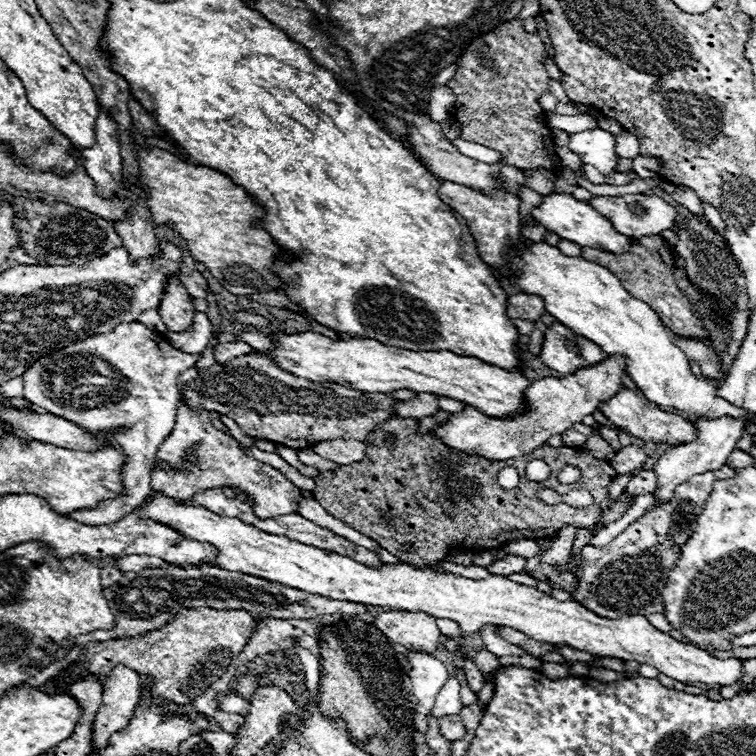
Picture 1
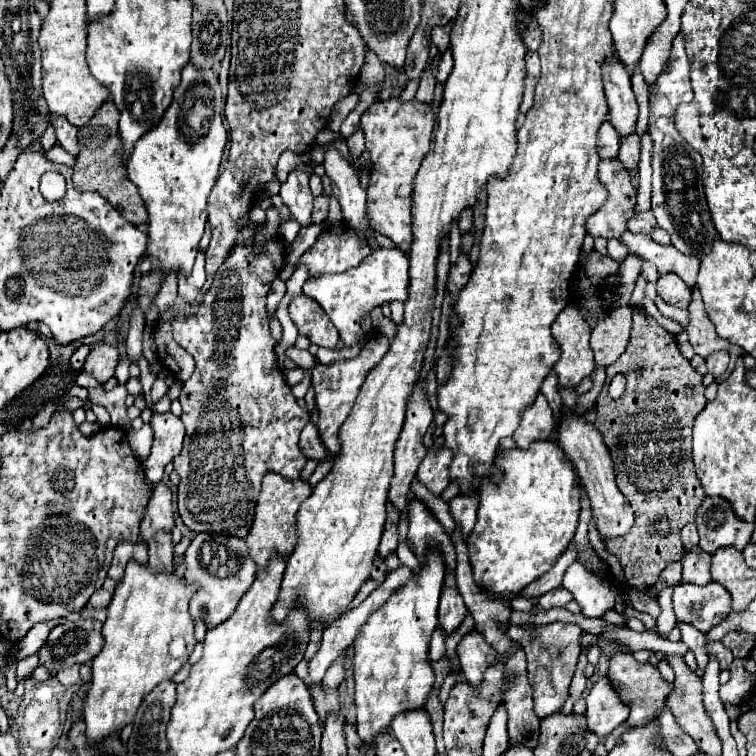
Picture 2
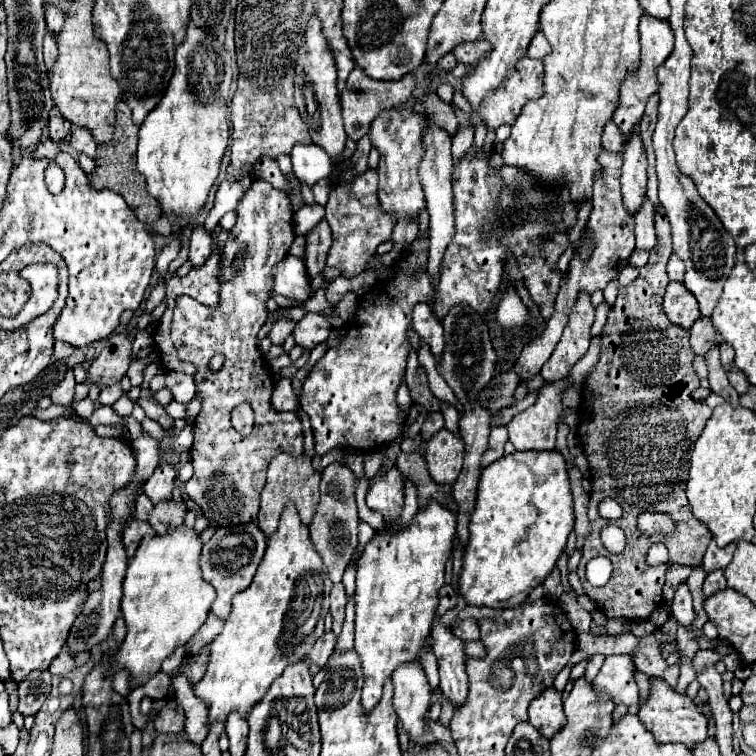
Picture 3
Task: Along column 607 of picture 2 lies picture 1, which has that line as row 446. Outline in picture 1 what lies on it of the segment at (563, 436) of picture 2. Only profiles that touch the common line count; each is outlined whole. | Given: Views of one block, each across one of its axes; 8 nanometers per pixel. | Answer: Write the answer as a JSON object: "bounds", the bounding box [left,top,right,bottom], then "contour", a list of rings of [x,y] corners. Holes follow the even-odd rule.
{"bounds":[432,356,626,460],"contour":[[[608,356],[594,366],[578,368],[572,376],[542,378],[532,382],[526,388],[526,404],[530,406],[530,412],[518,418],[490,418],[480,410],[466,406],[462,412],[452,412],[446,422],[442,422],[432,430],[432,434],[438,440],[442,440],[448,448],[466,454],[478,454],[488,460],[508,460],[524,456],[542,446],[550,436],[562,434],[576,422],[582,422],[584,416],[594,414],[598,402],[618,394],[624,378],[626,378],[626,358]]]}

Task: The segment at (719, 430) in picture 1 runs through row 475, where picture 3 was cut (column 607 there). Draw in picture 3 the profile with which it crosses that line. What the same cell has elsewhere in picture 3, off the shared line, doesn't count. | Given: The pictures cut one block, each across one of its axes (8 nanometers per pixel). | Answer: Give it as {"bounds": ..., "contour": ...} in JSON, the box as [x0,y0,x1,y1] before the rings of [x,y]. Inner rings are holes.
{"bounds":[592,654,640,706],"contour":[[[630,654],[606,656],[600,672],[592,680],[594,694],[598,698],[608,696],[616,706],[638,704],[640,696],[632,672],[634,672],[634,662]]]}

